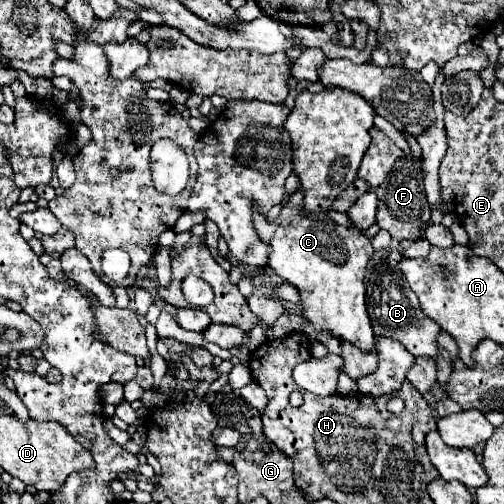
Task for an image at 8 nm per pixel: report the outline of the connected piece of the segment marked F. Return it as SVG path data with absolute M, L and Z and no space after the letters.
M377 114L374 118L374 126L396 143L396 147L402 147L402 151L404 151L404 157L394 163L390 175L386 175L384 183L376 189L378 205L380 205L378 215L376 215L376 223L380 225L380 229L386 229L398 241L402 241L402 239L418 239L422 235L420 223L426 223L428 217L430 217L430 207L428 207L426 193L424 193L422 169L420 169L420 165L416 165L416 161L414 161L414 157L410 153L408 141L402 137L402 133L390 122Z

